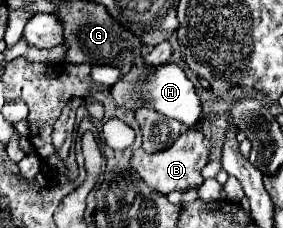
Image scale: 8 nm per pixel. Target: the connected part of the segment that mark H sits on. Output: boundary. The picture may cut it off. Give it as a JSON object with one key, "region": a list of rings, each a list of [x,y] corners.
{"region":[[[138,61],[136,65],[132,65],[132,69],[128,69],[124,73],[124,79],[112,87],[112,97],[114,97],[116,105],[122,105],[122,107],[130,107],[130,109],[138,109],[142,105],[152,107],[158,113],[184,123],[188,129],[194,129],[206,117],[206,113],[202,109],[202,101],[196,95],[192,81],[174,63],[162,65],[158,69],[148,69]]]}

